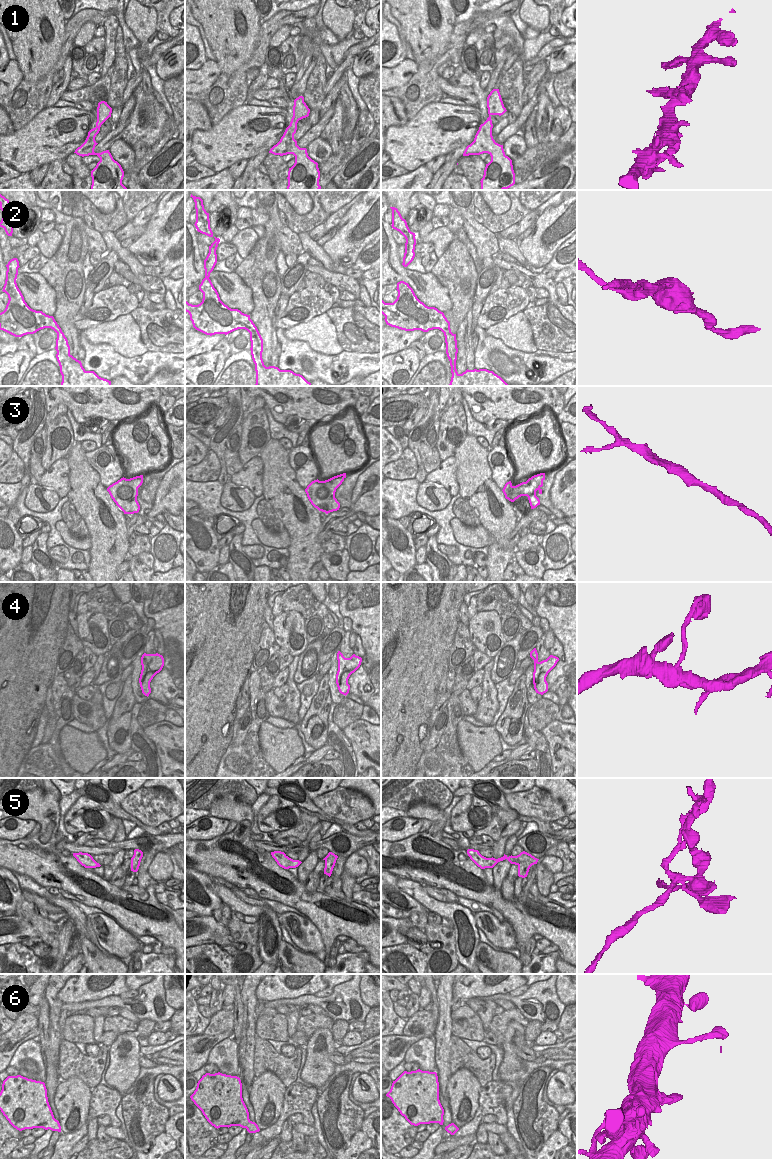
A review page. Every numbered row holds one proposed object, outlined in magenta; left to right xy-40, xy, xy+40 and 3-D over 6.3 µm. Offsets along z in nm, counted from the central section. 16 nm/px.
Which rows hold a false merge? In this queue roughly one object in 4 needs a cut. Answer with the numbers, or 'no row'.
5

